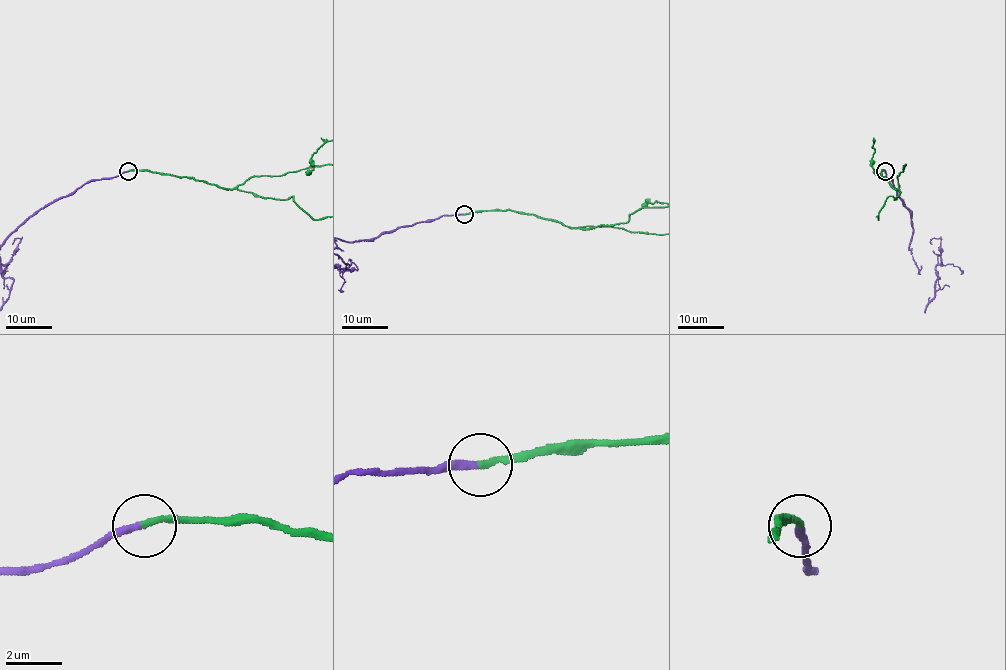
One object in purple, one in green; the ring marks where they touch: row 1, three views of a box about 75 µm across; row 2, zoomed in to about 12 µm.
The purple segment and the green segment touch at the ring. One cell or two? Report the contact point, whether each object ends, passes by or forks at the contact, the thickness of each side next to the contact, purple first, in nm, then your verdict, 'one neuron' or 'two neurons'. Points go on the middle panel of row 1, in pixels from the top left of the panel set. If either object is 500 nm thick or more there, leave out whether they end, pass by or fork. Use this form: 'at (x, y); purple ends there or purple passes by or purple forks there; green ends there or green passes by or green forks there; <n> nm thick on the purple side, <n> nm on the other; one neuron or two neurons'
at (464, 214); purple ends there; green ends there; 280 nm thick on the purple side, 240 nm on the other; one neuron

